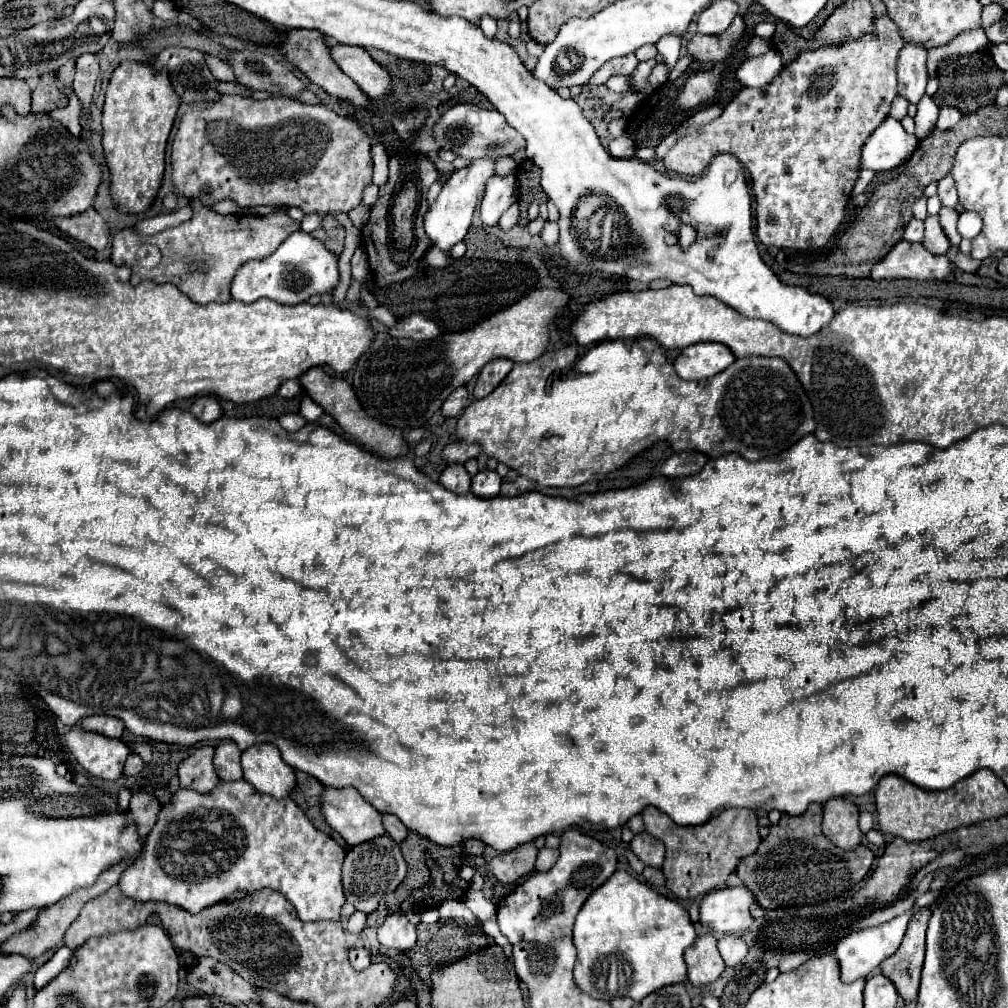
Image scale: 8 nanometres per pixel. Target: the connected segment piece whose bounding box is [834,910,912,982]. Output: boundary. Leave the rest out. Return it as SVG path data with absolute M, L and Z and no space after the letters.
M912 910L880 924L880 926L874 926L874 928L864 928L864 930L858 930L858 932L850 932L848 936L844 936L838 944L836 944L836 950L834 950L834 956L840 964L840 974L842 974L842 980L846 982L854 982L858 978L866 978L872 970L876 970L886 958L890 958L898 946L902 944L902 938L904 938L904 932L906 932L906 924L912 916Z

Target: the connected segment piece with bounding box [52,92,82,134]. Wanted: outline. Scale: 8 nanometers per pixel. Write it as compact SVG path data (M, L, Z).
M70 92L68 96L68 108L64 110L52 110L52 116L56 120L60 120L62 124L66 124L68 130L72 130L72 134L80 134L80 100L74 92Z

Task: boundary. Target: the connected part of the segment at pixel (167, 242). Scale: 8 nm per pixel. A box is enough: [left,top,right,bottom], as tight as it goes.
[110,200,300,304]

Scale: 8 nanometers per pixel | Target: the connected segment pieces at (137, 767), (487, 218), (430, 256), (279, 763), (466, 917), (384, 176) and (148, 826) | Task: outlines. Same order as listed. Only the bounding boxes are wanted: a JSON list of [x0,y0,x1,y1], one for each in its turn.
[[124,754,144,776],[480,176,516,226],[426,250,454,268],[242,744,296,798],[437,899,476,924],[372,144,388,186],[130,792,160,836]]

